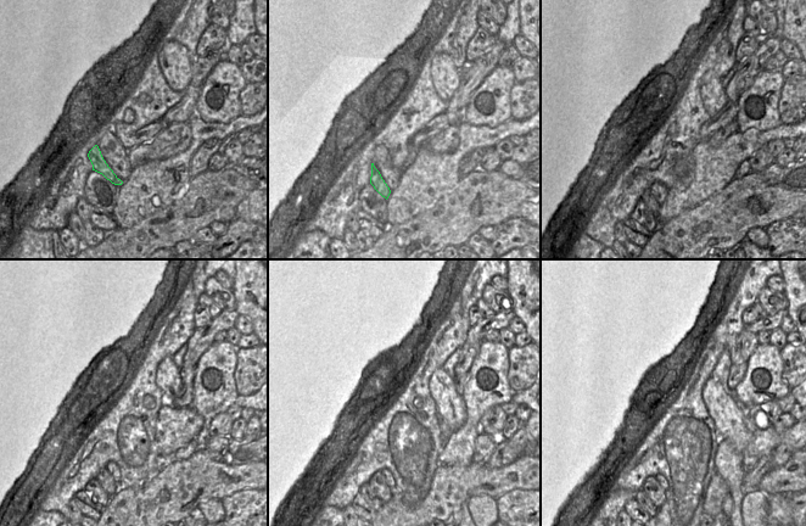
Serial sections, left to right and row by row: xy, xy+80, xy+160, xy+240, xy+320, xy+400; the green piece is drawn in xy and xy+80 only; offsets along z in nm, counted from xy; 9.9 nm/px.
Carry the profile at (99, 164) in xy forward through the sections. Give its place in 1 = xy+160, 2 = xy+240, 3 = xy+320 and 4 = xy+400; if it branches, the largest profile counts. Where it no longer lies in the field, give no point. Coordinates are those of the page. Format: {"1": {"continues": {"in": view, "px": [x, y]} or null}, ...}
{"1": {"continues": {"in": "xy+160", "px": [648, 197]}}, "2": {"continues": {"in": "xy+240", "px": [105, 479]}}, "3": {"continues": {"in": "xy+320", "px": [381, 490]}}, "4": {"continues": {"in": "xy+400", "px": [651, 487]}}}

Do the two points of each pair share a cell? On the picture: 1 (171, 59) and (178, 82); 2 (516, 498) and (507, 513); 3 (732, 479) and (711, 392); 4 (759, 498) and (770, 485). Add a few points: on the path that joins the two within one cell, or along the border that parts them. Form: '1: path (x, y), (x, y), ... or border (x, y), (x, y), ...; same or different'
1: path (174, 65), (178, 76); same
2: path (516, 502), (510, 509); same
3: border (721, 437), (729, 441), (742, 453); different
4: border (759, 488), (767, 496); different

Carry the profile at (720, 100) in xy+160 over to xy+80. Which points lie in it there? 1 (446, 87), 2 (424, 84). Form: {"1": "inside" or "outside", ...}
{"1": "inside", "2": "outside"}

